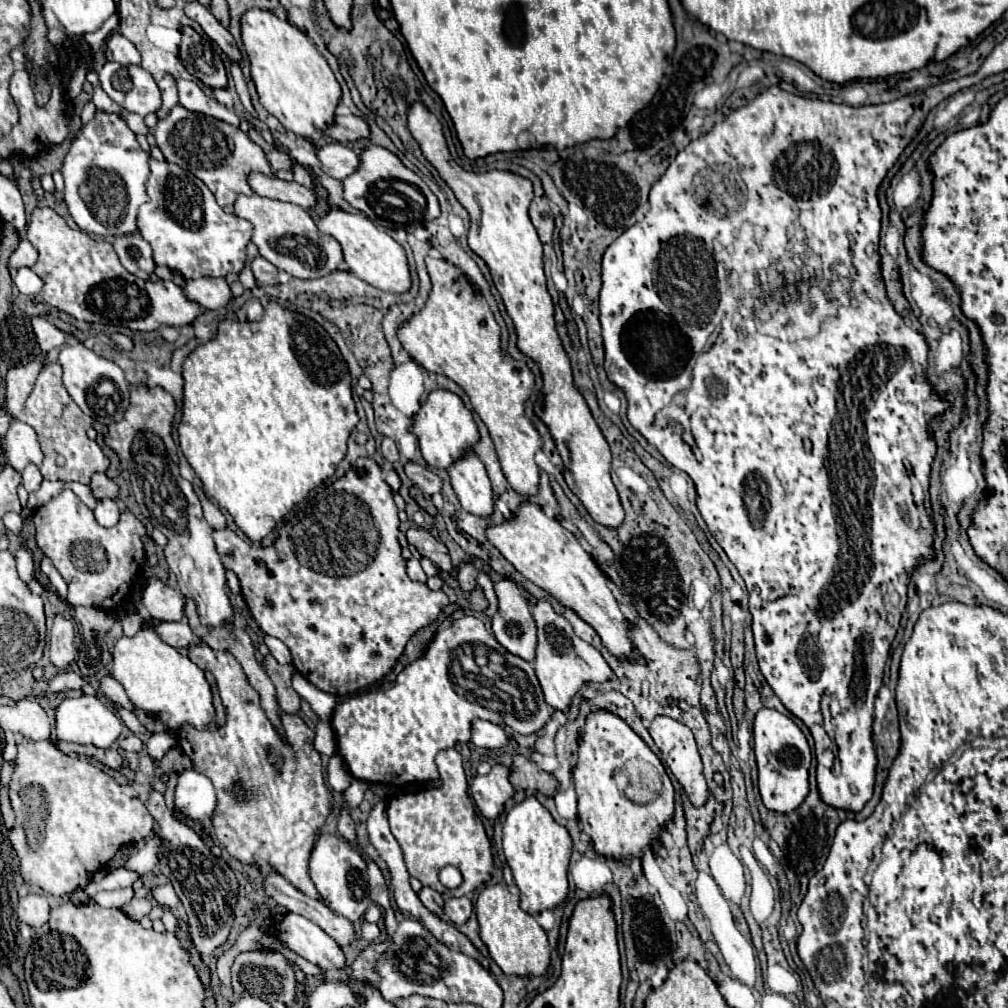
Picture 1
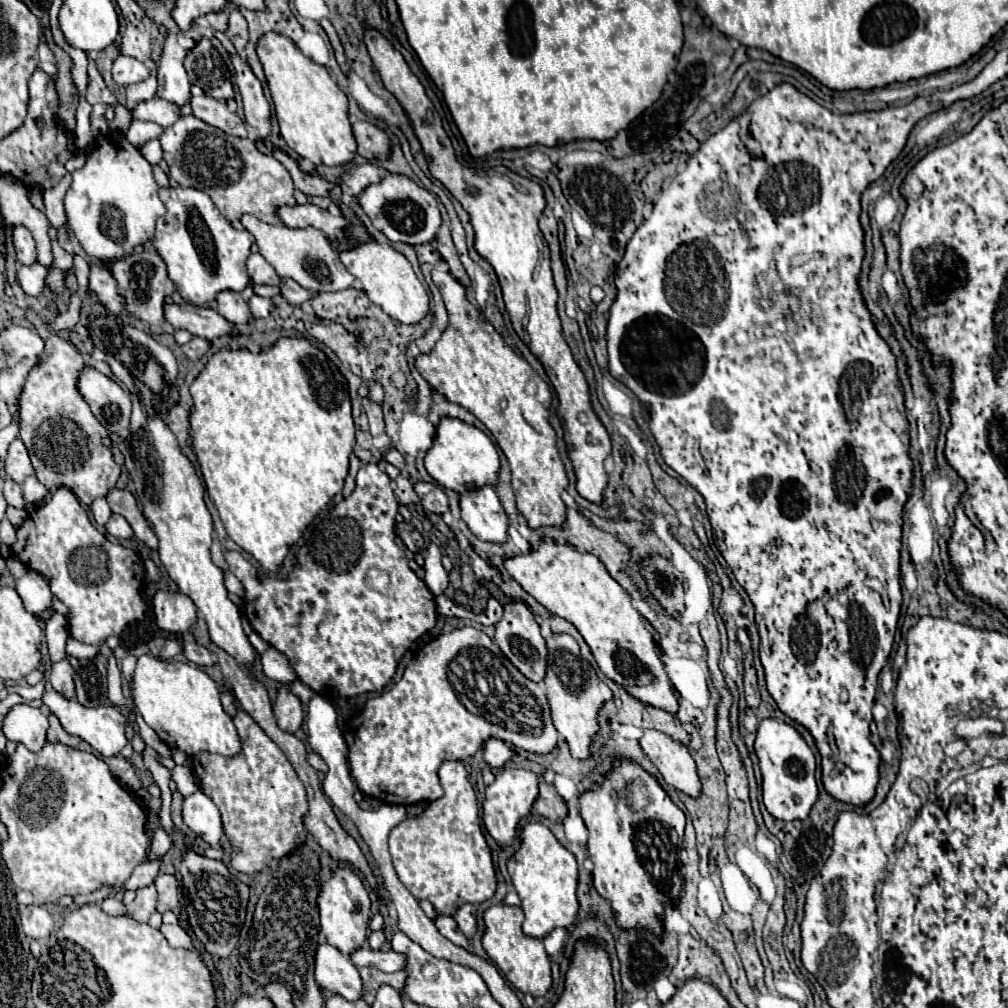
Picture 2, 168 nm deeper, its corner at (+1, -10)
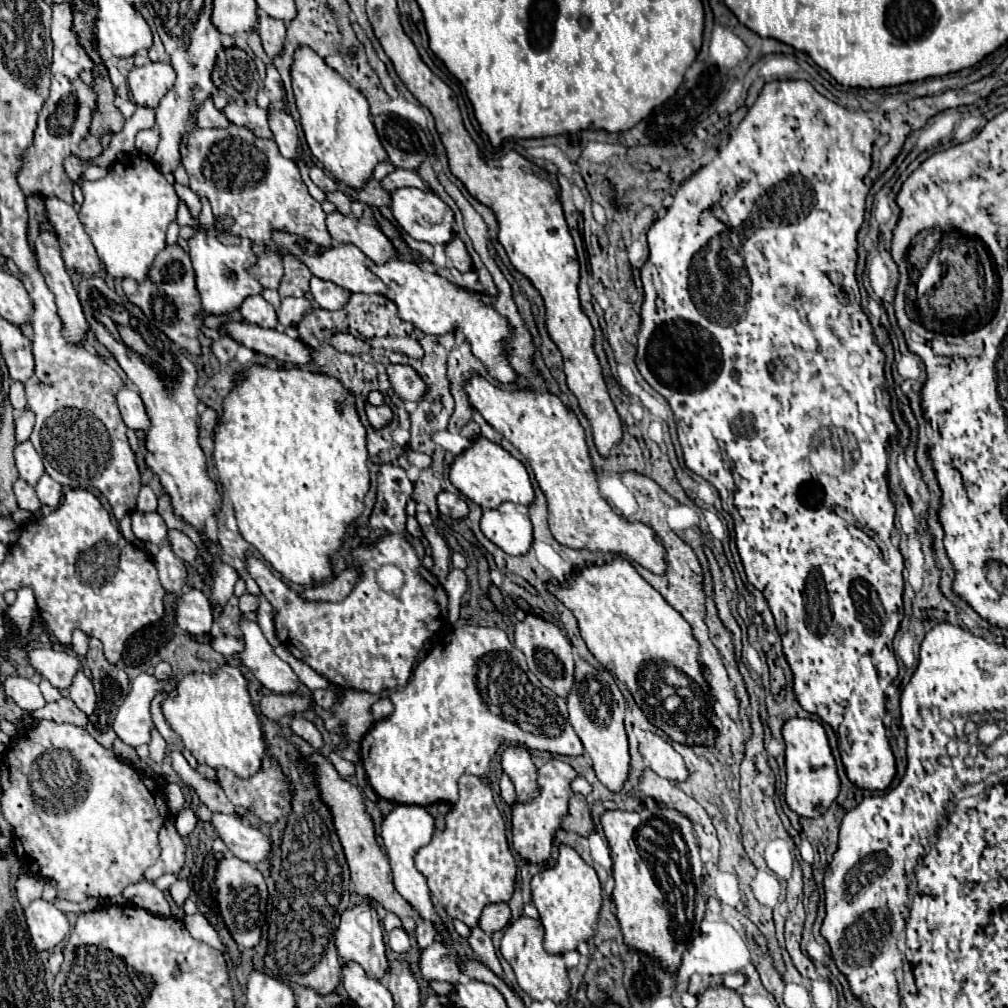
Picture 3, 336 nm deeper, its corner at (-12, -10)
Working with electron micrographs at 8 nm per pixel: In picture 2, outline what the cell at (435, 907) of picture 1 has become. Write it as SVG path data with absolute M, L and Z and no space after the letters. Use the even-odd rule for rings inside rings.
M437 914L435 916L435 926L437 926L437 930L445 936L445 938L449 938L453 944L457 944L457 946L463 946L463 948L467 948L467 938L459 932L459 928L457 928L457 924L455 924L455 920L451 918L451 916L443 916L443 914Z

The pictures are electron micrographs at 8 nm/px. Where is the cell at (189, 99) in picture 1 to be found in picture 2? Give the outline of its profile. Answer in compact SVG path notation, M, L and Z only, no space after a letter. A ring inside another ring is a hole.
M191 96L189 100L193 116L207 122L209 126L215 126L231 136L247 136L245 124L239 120L235 112L229 112L225 102L219 102L209 96Z

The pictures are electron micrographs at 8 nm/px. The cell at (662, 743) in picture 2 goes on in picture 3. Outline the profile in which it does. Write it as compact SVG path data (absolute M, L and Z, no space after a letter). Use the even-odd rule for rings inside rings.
M646 732L646 740L638 744L638 750L644 758L644 764L648 764L650 770L654 770L658 776L678 782L688 778L688 770L684 766L682 756L672 748L670 742L662 740L660 736Z

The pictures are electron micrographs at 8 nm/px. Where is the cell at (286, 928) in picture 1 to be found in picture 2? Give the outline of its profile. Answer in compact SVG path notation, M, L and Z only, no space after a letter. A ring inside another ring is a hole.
M323 942L315 950L315 980L321 988L349 1000L361 998L361 978L351 958Z

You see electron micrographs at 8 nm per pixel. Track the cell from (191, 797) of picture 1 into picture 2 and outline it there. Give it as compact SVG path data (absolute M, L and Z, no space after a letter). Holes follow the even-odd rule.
M201 790L183 800L183 822L213 848L219 846L219 840L223 836L221 814L215 802Z

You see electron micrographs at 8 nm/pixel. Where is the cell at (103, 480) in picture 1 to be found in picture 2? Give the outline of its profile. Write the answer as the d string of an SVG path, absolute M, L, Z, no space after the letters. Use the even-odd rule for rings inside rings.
M113 488L109 494L107 494L107 504L111 506L111 512L115 514L121 514L129 526L133 528L133 532L137 534L137 538L141 542L145 542L149 548L157 550L157 538L155 534L149 530L149 522L145 522L141 510L137 508L137 502L133 498L133 494L129 490L119 490L119 488Z

